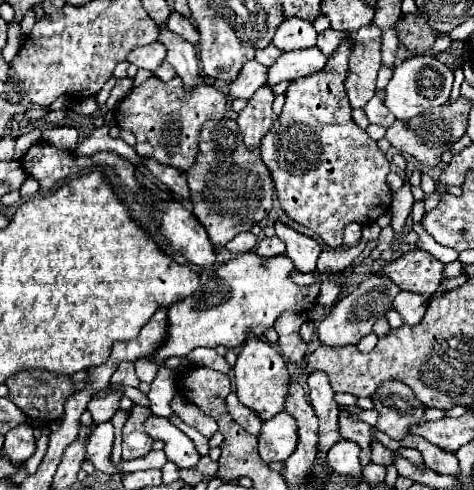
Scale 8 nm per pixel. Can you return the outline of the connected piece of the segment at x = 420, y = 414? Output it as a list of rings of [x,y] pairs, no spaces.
[[[384,381],[372,395],[372,401],[374,409],[378,411],[378,423],[376,423],[378,431],[386,433],[392,439],[408,437],[408,427],[424,421],[424,405],[416,399],[412,389],[408,389],[402,381]]]

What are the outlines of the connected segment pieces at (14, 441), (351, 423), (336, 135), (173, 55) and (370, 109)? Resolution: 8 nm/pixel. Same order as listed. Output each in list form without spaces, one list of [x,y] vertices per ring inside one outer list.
[[[26,423],[10,429],[6,433],[4,439],[4,447],[2,451],[14,461],[14,465],[30,459],[36,451],[36,437],[34,437],[34,429]]]
[[[342,411],[340,413],[340,435],[346,441],[358,443],[362,467],[372,463],[372,459],[370,459],[370,425],[368,423],[354,421],[354,419],[350,419],[350,413]]]
[[[344,41],[324,71],[292,81],[284,109],[260,145],[260,157],[272,175],[280,207],[292,221],[310,227],[328,247],[342,245],[342,231],[348,223],[370,225],[392,203],[386,183],[390,163],[376,141],[350,117],[352,109],[344,91],[350,51],[352,45]]]
[[[158,25],[158,31],[158,41],[166,47],[166,61],[176,69],[184,85],[190,89],[196,79],[200,79],[196,47],[182,37],[174,37],[174,33],[170,33],[166,25]]]
[[[376,95],[366,103],[364,113],[368,115],[368,121],[370,121],[370,123],[382,125],[382,127],[388,127],[388,125],[394,121],[394,115],[388,113],[388,109],[386,109],[384,103],[382,103],[382,99],[376,97]]]

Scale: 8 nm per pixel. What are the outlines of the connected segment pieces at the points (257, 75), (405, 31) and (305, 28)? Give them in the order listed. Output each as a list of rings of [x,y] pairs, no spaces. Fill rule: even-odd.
[[[248,61],[234,83],[228,85],[228,97],[230,99],[250,99],[256,89],[266,85],[266,73],[268,67],[264,67],[258,61]]]
[[[402,15],[396,23],[400,43],[414,53],[426,53],[434,45],[434,29],[420,15]]]
[[[298,17],[284,19],[282,25],[276,29],[272,43],[280,51],[310,49],[316,45],[316,29],[312,27],[312,23],[306,23],[304,19],[298,19]]]

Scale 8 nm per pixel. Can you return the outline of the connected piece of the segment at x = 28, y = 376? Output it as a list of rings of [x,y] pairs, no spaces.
[[[22,369],[8,377],[8,399],[28,417],[56,421],[64,415],[64,401],[76,391],[70,377],[44,373],[44,369]]]

